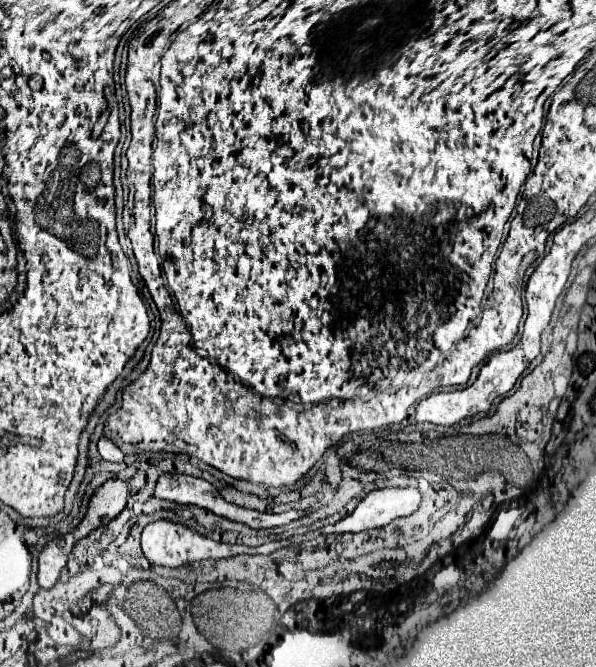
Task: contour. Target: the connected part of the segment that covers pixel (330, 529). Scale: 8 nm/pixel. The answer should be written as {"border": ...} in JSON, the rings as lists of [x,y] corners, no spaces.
{"border":[[[394,487],[394,489],[376,489],[372,493],[368,493],[360,503],[358,507],[354,509],[352,515],[344,517],[342,521],[334,523],[334,525],[328,525],[328,527],[322,527],[318,531],[310,531],[306,535],[298,535],[298,537],[292,537],[290,541],[292,543],[300,543],[300,541],[306,541],[306,539],[312,539],[312,537],[318,537],[318,535],[342,535],[342,533],[360,533],[360,531],[368,531],[368,529],[380,529],[380,527],[386,527],[390,521],[398,519],[398,517],[408,517],[412,515],[420,505],[420,491],[418,489],[412,489],[412,487]]]}

